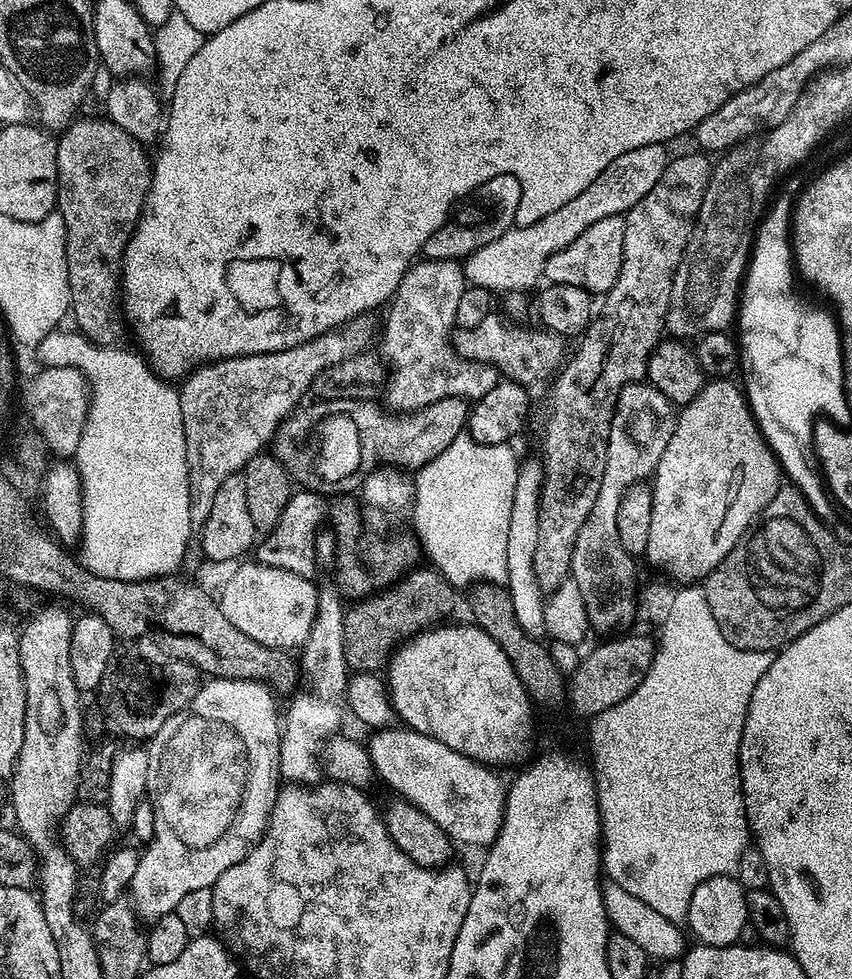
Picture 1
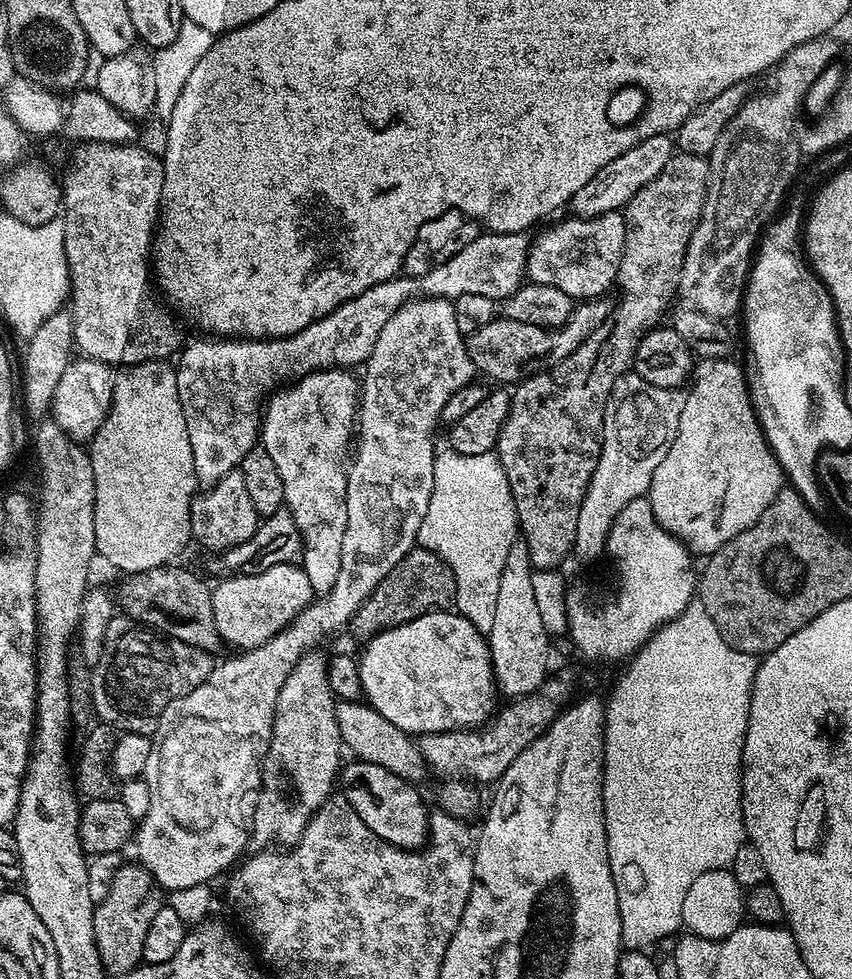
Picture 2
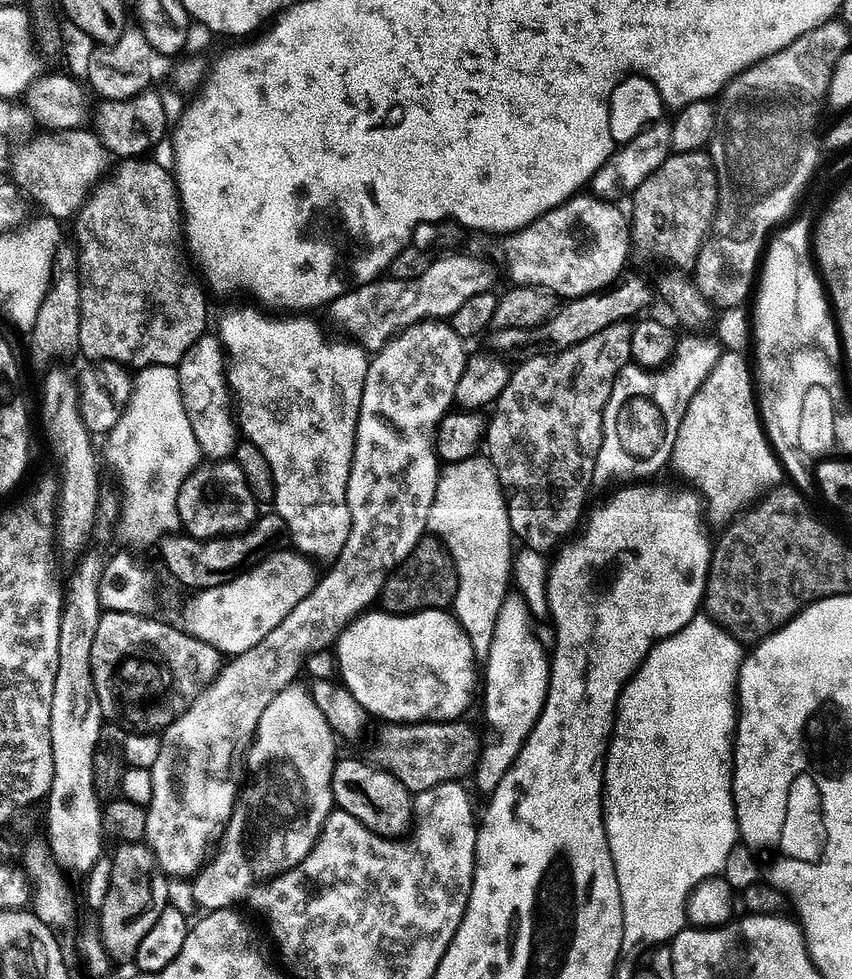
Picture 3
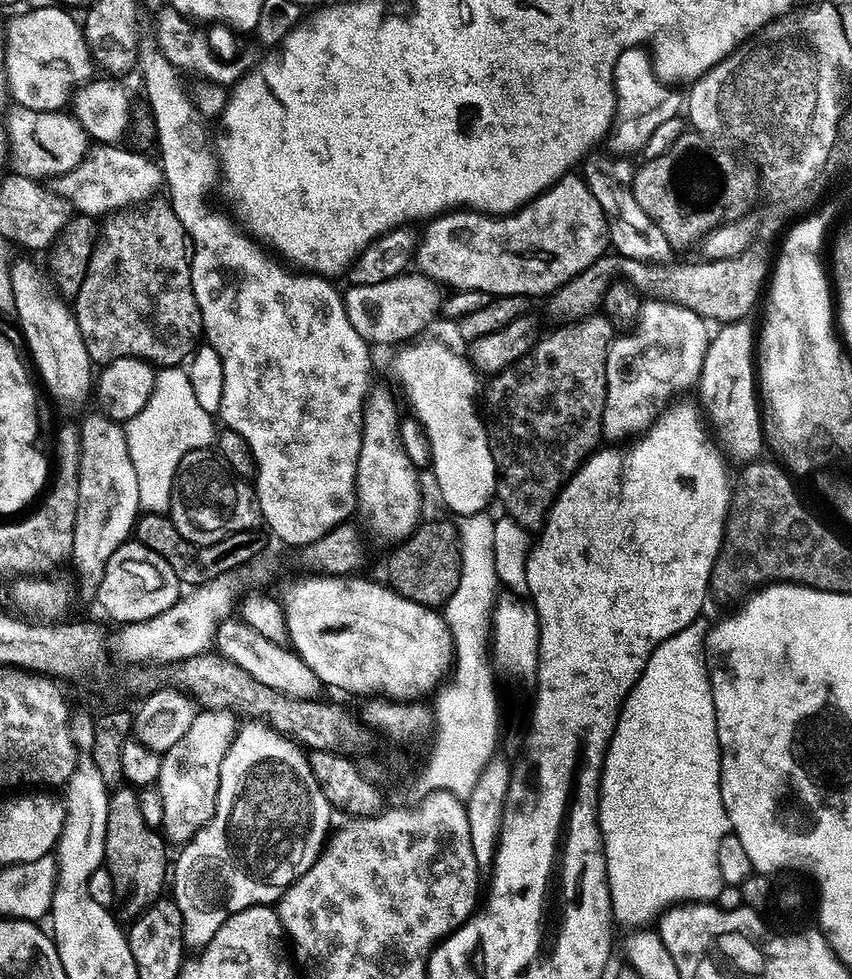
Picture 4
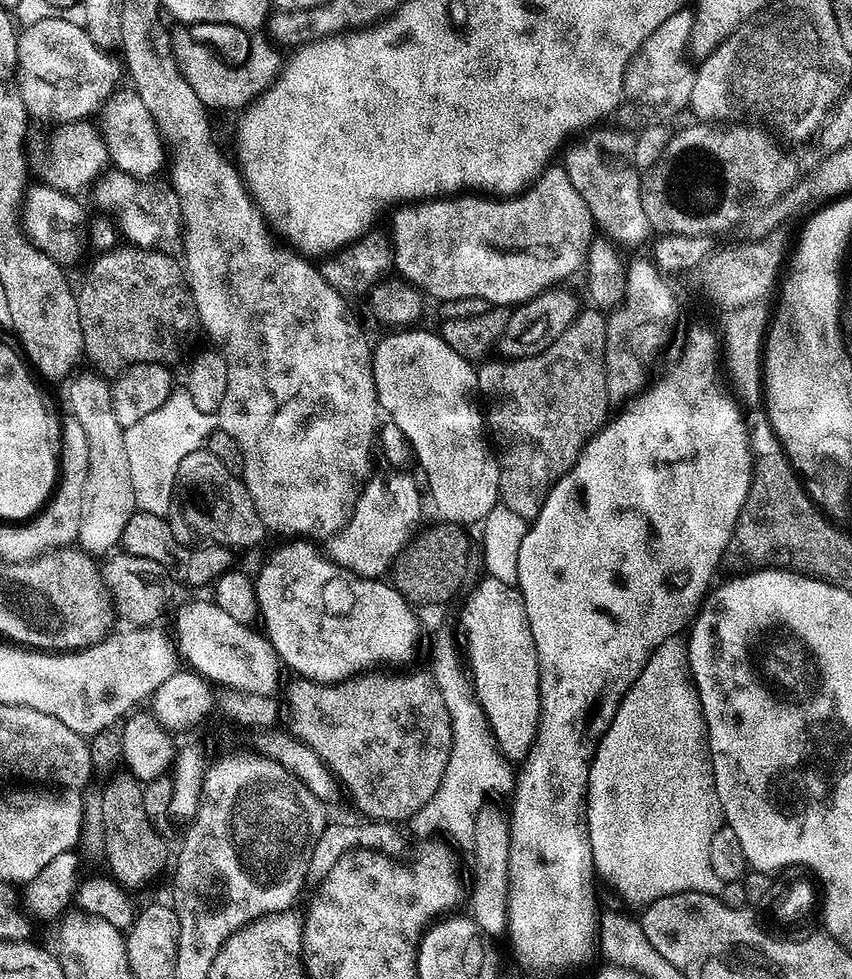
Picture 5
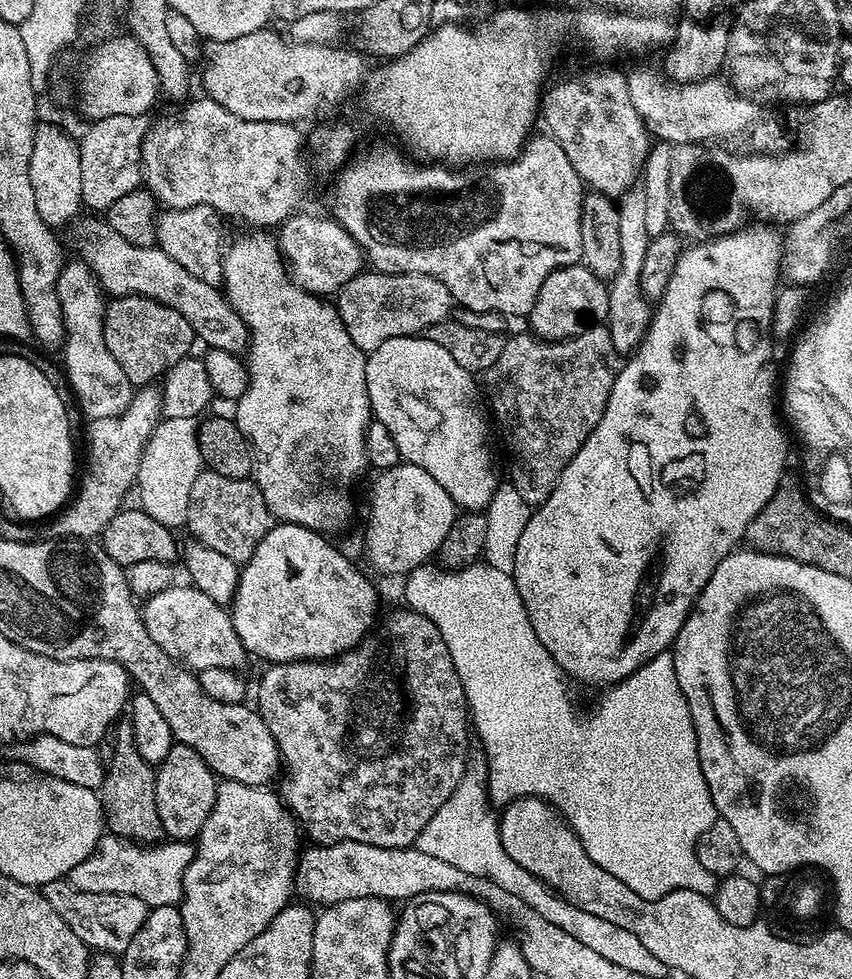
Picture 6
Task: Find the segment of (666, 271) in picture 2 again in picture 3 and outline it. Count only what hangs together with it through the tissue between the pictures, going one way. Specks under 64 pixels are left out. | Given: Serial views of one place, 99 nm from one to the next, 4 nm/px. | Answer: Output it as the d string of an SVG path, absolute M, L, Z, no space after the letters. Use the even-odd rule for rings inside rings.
M707 151L669 154L662 166L631 193L630 232L641 236L673 268L691 273L698 262L700 248L712 230L718 202L716 168Z

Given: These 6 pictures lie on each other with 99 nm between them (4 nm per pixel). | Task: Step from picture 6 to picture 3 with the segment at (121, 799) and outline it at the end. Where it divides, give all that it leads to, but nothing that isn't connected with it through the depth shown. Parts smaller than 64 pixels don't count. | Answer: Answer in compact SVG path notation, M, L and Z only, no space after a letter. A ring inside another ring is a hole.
M120 842L116 849L110 852L110 890L106 890L106 902L98 909L100 925L98 931L100 940L108 949L113 961L128 960L135 957L138 942L150 931L150 926L158 919L158 914L169 907L168 883L169 877L161 870L159 862L148 848L147 843Z

